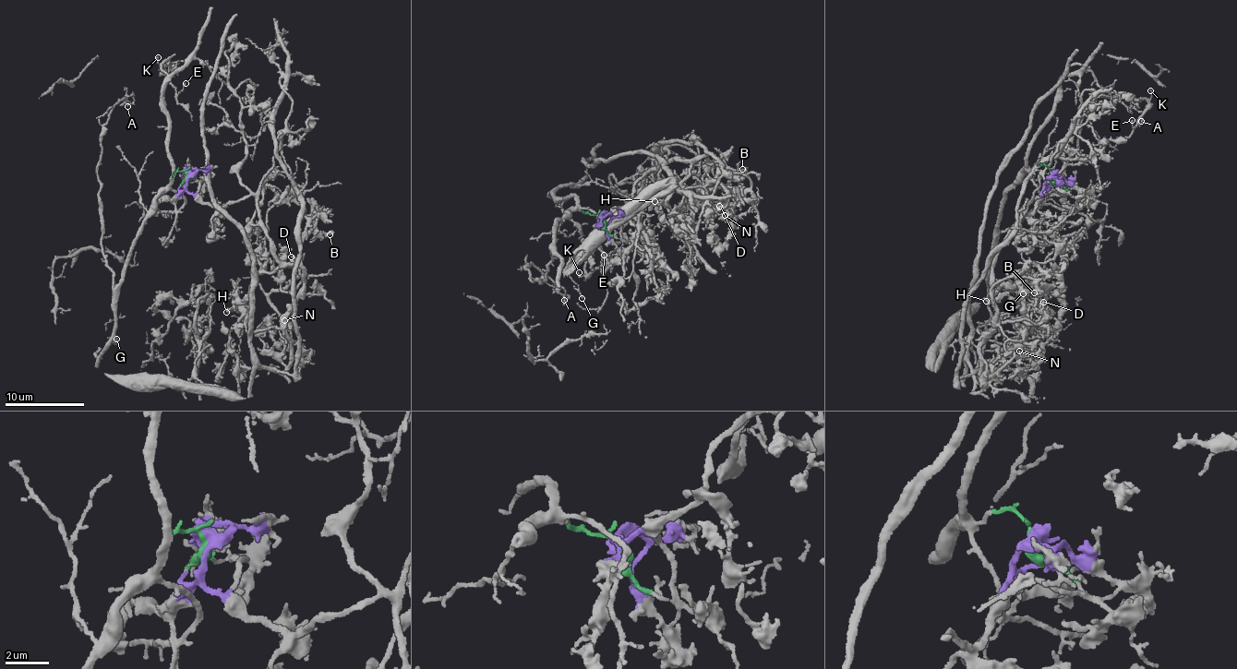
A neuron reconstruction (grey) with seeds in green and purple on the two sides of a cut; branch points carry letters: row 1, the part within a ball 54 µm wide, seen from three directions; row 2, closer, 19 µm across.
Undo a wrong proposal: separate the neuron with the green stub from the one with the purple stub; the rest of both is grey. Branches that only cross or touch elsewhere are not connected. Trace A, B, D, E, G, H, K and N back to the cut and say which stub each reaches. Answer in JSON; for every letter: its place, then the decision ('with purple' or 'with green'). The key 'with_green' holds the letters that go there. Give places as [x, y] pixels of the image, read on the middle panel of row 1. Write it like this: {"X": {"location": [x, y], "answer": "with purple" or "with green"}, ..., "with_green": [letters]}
{"A": {"location": [564, 300], "answer": "with green"}, "B": {"location": [742, 169], "answer": "with purple"}, "D": {"location": [719, 206], "answer": "with purple"}, "E": {"location": [604, 255], "answer": "with green"}, "G": {"location": [582, 298], "answer": "with green"}, "H": {"location": [654, 201], "answer": "with purple"}, "K": {"location": [579, 272], "answer": "with green"}, "N": {"location": [725, 215], "answer": "with purple"}, "with_green": ["A", "E", "G", "K"]}

